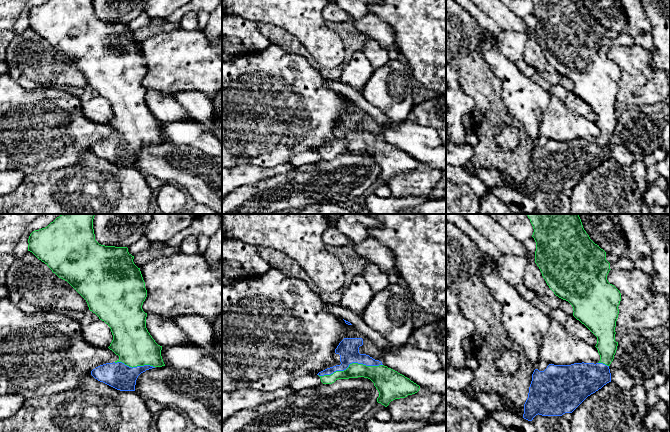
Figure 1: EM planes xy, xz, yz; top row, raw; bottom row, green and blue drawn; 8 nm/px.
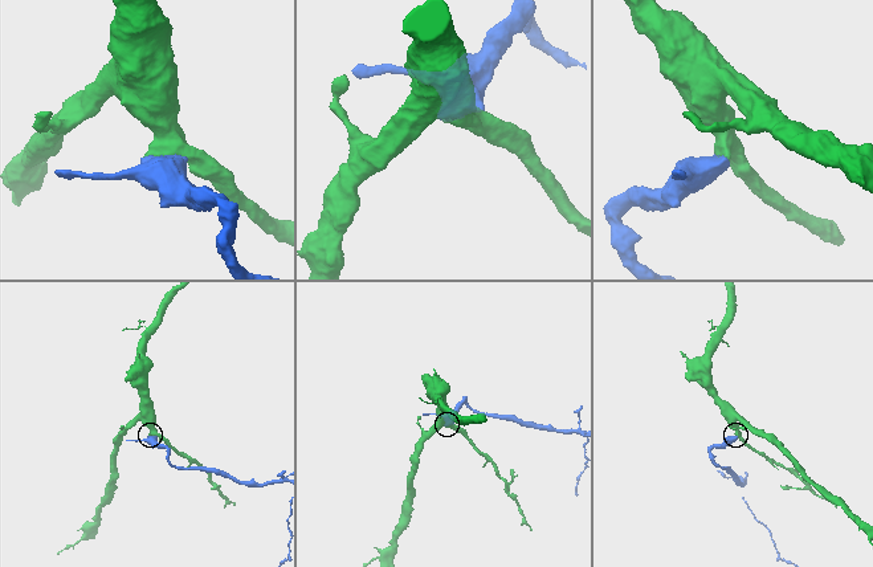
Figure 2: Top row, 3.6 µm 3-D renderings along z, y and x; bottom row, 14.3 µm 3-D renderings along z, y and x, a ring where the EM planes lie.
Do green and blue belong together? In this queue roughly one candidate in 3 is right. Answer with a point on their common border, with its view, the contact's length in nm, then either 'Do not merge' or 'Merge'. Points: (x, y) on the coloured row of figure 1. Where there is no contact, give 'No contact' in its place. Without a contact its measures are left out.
Touches green at xz (350, 364). Shared border 550 nm. Merge

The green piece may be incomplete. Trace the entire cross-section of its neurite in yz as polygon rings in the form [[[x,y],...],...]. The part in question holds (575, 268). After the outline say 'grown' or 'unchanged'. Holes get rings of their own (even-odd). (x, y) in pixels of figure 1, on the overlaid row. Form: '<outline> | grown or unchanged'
[[[526,214],[526,215],[530,219],[530,222],[534,229],[532,237],[536,242],[535,263],[539,267],[543,278],[545,279],[549,288],[554,292],[554,294],[559,298],[568,301],[573,307],[573,311],[574,311],[573,316],[577,320],[579,320],[582,324],[584,324],[597,337],[597,344],[595,347],[597,348],[598,353],[600,355],[600,361],[596,364],[584,363],[584,362],[574,363],[571,365],[549,364],[544,371],[539,371],[538,369],[535,369],[532,374],[532,381],[529,387],[528,398],[524,404],[524,414],[523,414],[524,419],[528,421],[532,421],[533,418],[538,414],[542,416],[562,416],[565,413],[572,413],[588,396],[590,396],[591,394],[601,389],[607,383],[611,382],[611,373],[610,373],[609,366],[614,359],[614,355],[616,353],[617,346],[618,346],[618,342],[615,341],[615,334],[616,334],[615,327],[616,327],[616,321],[619,314],[618,306],[621,301],[621,293],[614,285],[608,282],[607,275],[611,269],[610,269],[610,263],[606,260],[606,252],[590,239],[589,235],[586,233],[586,231],[583,228],[579,214]]] | grown

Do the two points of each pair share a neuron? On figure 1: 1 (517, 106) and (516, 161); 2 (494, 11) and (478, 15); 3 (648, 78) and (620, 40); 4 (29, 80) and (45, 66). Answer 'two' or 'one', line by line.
1: two
2: two
3: two
4: one

